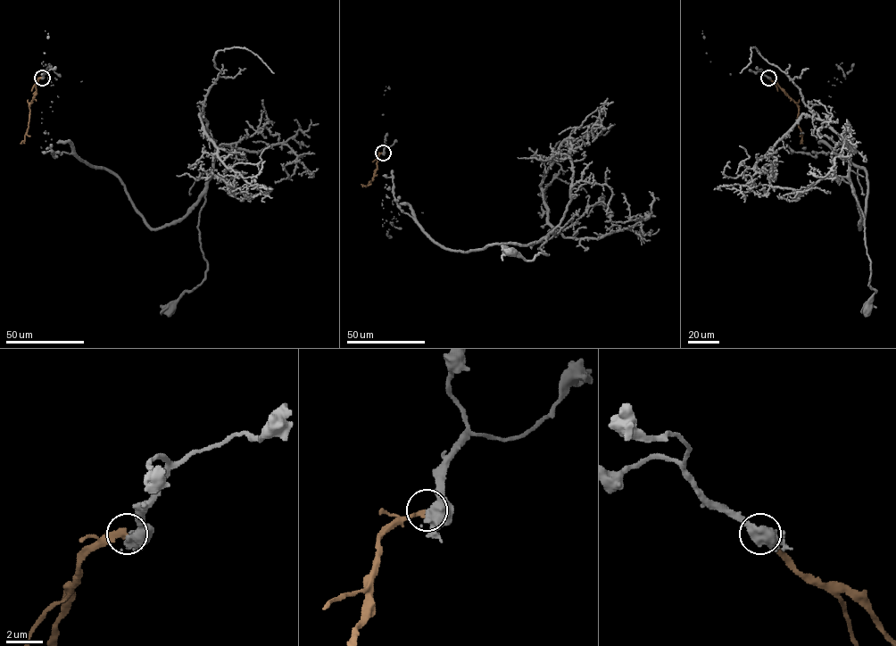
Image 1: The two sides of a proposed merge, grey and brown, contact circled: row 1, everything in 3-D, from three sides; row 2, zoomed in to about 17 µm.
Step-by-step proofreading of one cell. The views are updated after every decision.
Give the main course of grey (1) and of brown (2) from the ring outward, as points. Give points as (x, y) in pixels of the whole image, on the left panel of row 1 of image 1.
1: (42, 78), (46, 133), (111, 170), (153, 228), (179, 220), (204, 194), (205, 279), (169, 308)
2: (42, 78), (37, 81), (37, 93), (29, 104), (28, 130), (20, 144)

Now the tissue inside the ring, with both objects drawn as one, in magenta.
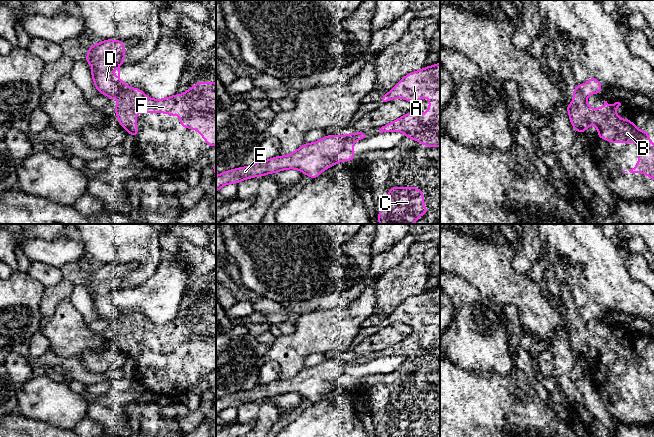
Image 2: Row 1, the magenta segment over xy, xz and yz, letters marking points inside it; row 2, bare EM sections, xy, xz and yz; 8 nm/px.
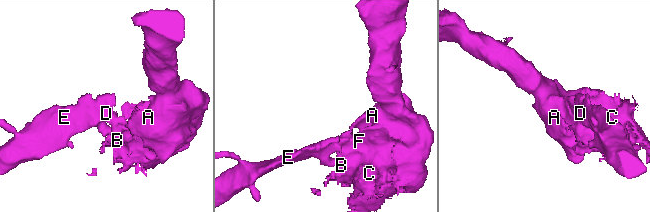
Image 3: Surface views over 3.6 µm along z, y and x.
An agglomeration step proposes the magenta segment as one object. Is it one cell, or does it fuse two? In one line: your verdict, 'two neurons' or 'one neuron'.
two neurons

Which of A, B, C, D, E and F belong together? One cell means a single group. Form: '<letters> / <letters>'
A B C F / D E

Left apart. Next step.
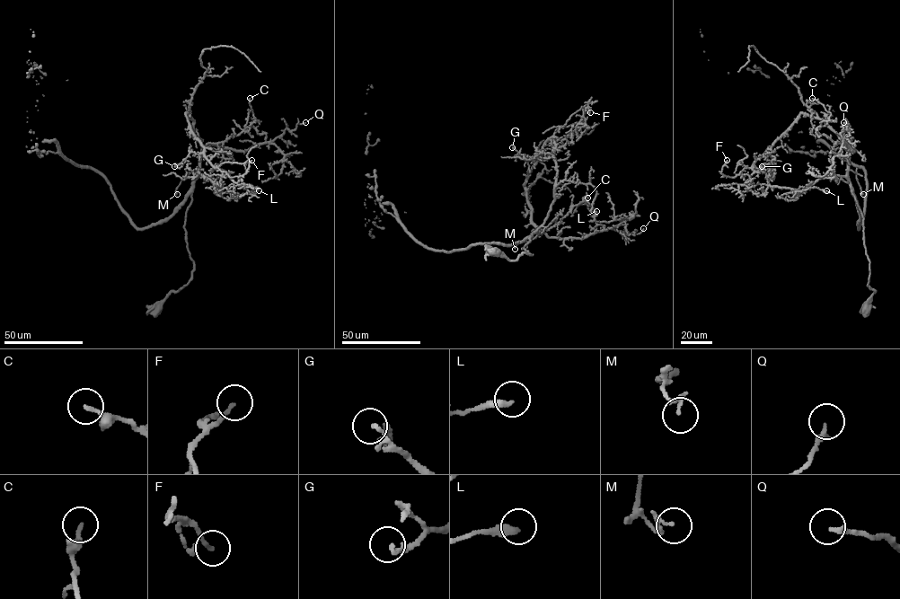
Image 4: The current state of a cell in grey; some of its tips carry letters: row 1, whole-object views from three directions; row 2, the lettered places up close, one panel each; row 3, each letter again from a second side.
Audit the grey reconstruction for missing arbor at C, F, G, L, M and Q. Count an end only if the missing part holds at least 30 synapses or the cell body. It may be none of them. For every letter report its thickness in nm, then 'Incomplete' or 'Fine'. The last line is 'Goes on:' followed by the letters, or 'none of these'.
C: Thickness 160 nm. Fine
F: Thickness 150 nm. Fine
G: Thickness 150 nm. Fine
L: Thickness 340 nm. Fine
M: Thickness 200 nm. Fine
Q: Thickness 200 nm. Fine
Goes on: none of these

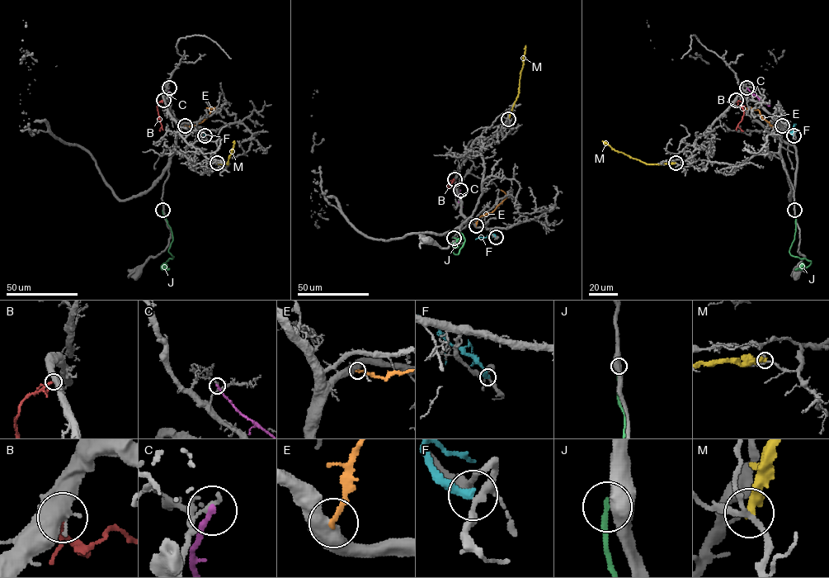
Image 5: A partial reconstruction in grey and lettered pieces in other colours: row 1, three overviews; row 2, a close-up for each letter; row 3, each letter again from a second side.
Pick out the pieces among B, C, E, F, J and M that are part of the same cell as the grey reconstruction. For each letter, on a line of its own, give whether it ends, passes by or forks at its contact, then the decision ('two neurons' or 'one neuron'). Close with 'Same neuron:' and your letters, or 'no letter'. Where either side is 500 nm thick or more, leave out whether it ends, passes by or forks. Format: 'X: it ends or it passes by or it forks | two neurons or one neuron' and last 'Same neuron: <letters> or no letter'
B: one neuron
C: it ends | two neurons
E: it ends | two neurons
F: it ends | two neurons
J: two neurons
M: it ends | two neurons
Same neuron: B

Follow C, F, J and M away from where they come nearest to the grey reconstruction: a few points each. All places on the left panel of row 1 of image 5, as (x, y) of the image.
C: (168, 87), (170, 106)
F: (204, 135), (195, 125), (184, 124)
J: (162, 210), (172, 237), (168, 251), (174, 257), (162, 266), (168, 269)
M: (217, 163), (227, 164), (234, 141)

